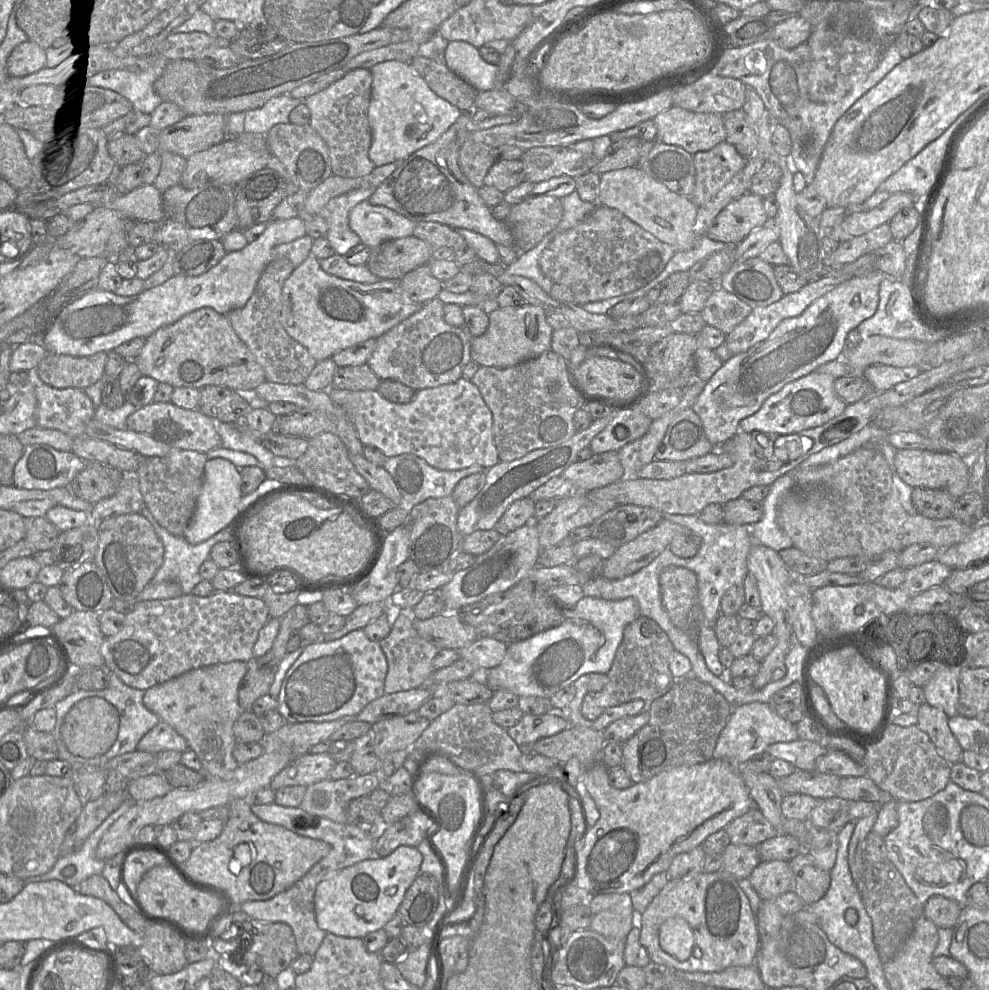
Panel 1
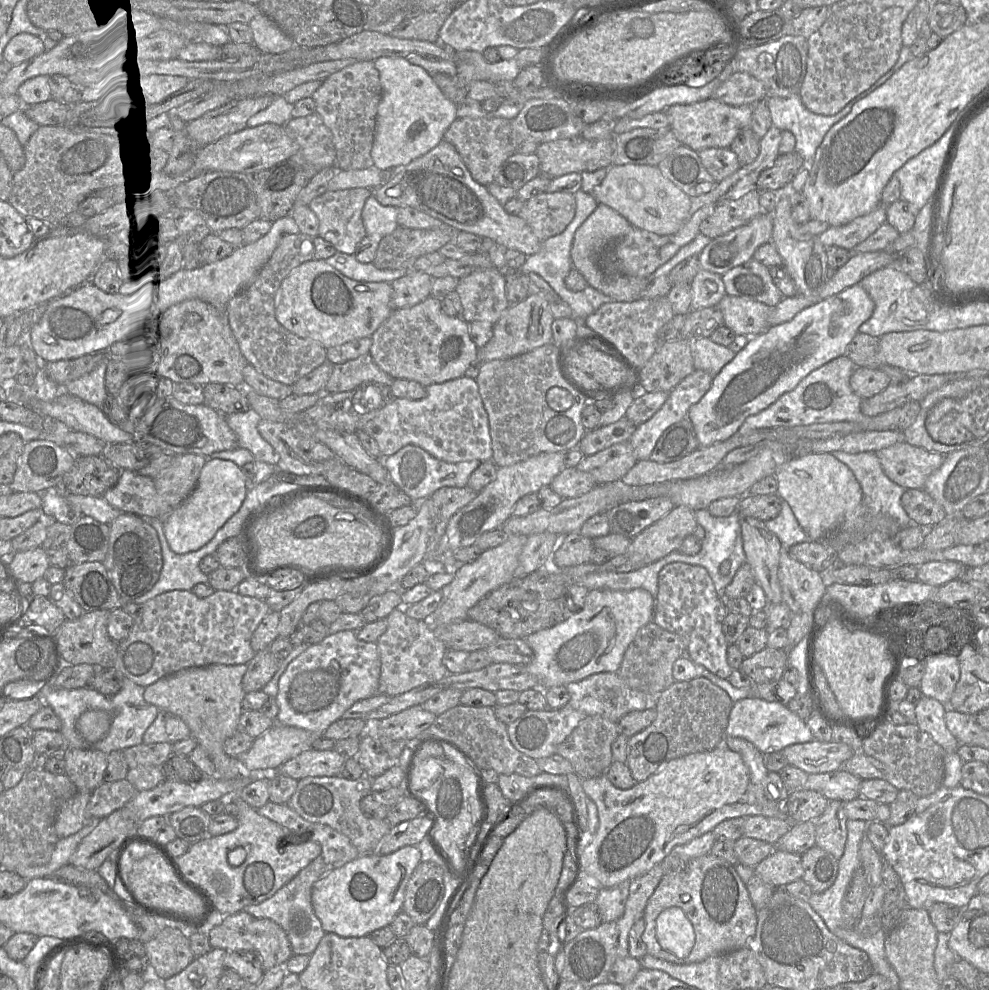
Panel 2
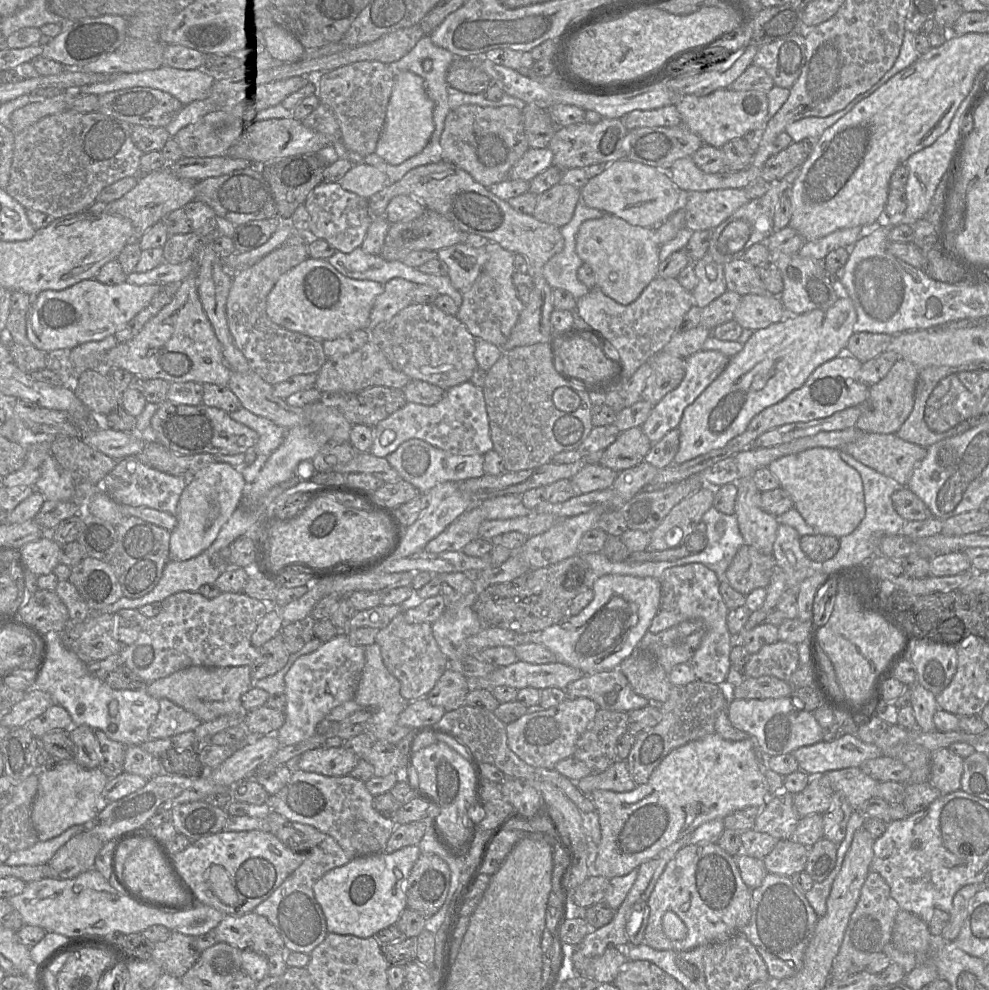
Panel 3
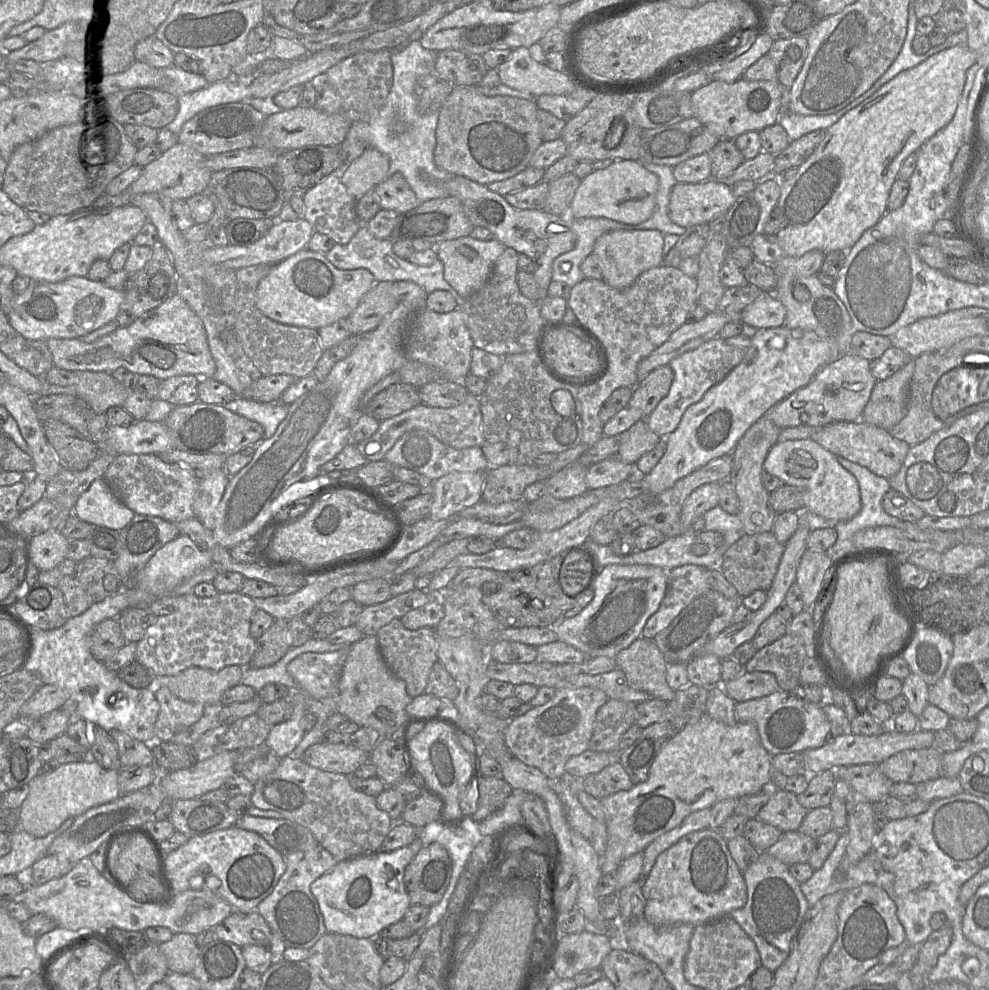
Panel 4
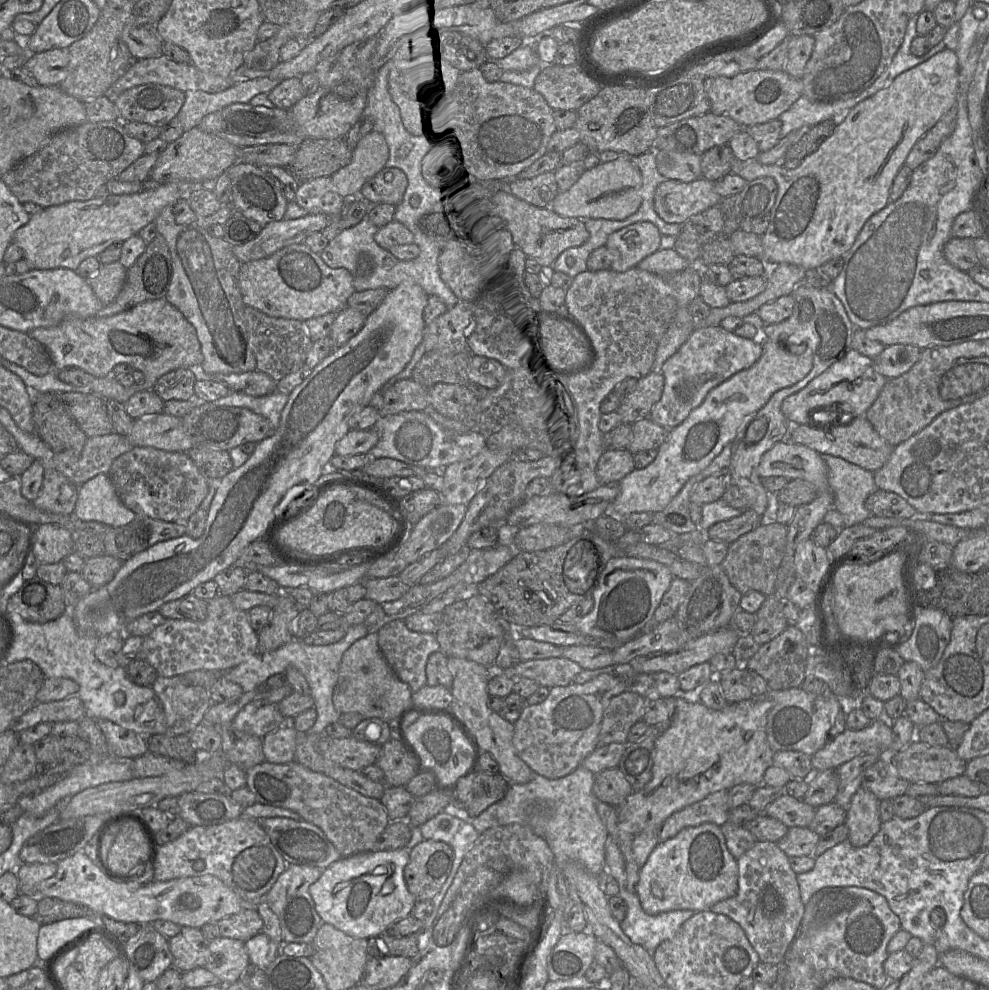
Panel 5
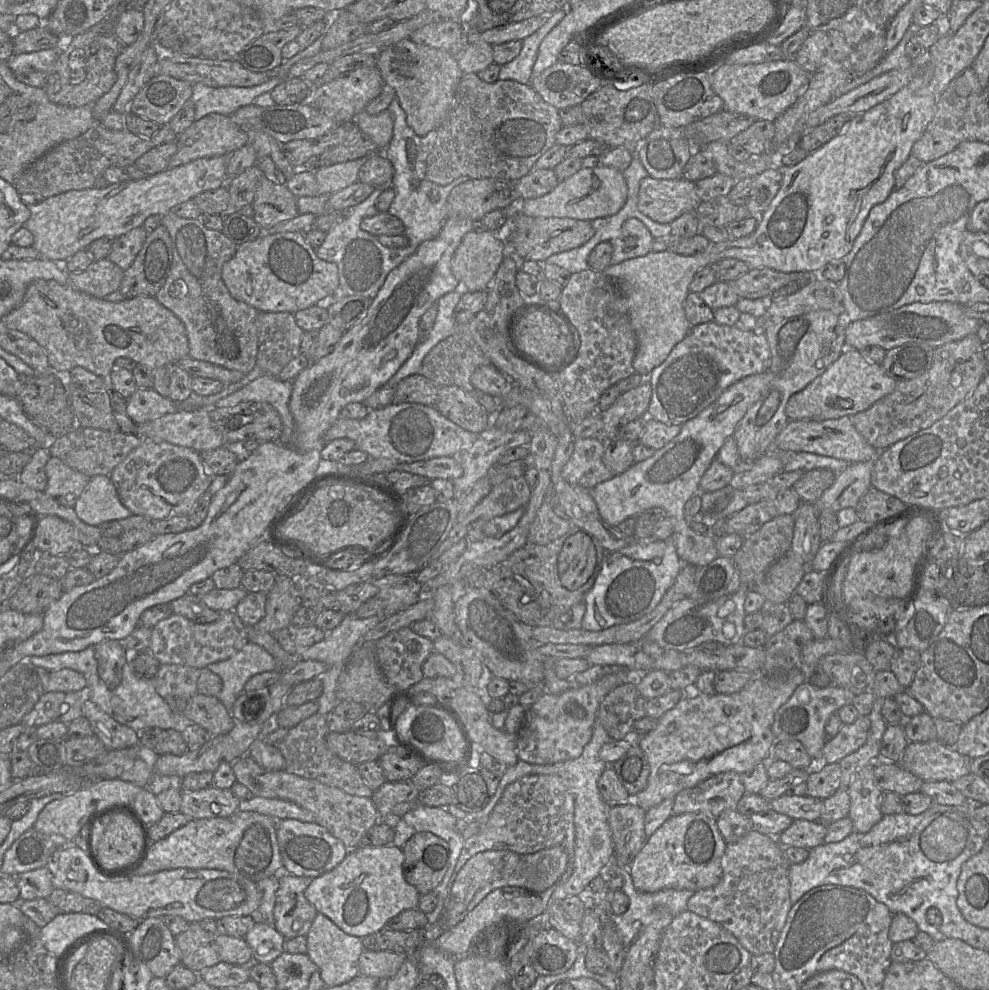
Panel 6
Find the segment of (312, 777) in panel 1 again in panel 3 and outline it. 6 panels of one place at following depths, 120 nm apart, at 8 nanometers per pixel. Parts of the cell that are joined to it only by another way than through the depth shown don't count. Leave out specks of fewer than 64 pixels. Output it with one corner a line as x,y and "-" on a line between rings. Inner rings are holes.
343,746
308,750
299,756
297,768
324,776
349,775
359,757

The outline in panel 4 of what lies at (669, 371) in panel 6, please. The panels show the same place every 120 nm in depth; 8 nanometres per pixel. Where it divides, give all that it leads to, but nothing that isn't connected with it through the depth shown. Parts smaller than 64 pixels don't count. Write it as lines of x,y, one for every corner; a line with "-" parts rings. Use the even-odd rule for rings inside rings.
717,336
672,359
668,365
674,372
674,378
667,396
646,417
649,428
659,437
666,438
677,428
686,409
700,401
709,388
721,382
742,361
745,351

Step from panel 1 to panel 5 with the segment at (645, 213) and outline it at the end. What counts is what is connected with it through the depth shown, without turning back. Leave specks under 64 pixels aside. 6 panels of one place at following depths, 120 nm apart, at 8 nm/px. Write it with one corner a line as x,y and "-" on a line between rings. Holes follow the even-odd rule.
621,156
617,160
600,163
598,166
590,170
585,170
580,178
567,191
558,193
554,197
548,208
560,216
578,218
582,221
585,219
626,219
639,209
642,202
641,173
632,163
630,157
635,156

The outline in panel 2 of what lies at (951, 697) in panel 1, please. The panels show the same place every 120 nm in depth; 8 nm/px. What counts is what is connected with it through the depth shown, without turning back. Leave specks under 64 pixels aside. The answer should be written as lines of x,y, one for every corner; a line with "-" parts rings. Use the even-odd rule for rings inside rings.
937,655
920,662
925,666
919,686
922,694
948,705
960,677
958,657

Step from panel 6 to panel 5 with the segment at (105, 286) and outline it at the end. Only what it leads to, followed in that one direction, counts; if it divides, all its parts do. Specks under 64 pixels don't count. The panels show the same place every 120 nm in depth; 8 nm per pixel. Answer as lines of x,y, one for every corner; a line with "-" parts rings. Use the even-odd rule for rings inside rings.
120,261
102,264
99,270
86,278
96,297
106,306
116,300
127,277
127,268

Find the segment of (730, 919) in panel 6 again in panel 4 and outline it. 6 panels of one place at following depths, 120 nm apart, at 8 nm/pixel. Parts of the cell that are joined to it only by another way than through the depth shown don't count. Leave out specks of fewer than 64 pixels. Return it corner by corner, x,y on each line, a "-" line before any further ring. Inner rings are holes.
766,851
760,853
758,860
743,871
743,877
747,886
747,903
742,908
731,911
729,916
737,921
755,942
762,965
774,973
789,956
793,939
797,935
810,905
801,891
800,883
790,873
789,866

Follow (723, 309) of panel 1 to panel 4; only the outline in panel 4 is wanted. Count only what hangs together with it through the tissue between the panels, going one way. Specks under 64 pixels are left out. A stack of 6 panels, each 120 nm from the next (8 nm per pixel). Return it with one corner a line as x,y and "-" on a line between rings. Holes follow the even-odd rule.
773,293
760,295
741,311
741,322
757,329
784,325
786,308

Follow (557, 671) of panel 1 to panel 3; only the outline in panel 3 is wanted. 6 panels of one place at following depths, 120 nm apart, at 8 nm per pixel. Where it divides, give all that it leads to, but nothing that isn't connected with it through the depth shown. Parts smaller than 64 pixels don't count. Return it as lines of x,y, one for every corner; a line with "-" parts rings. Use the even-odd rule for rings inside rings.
610,574
596,579
592,590
594,597
590,604
579,614
567,616
541,631
538,640
556,656
557,662
577,668
585,675
618,669
620,663
638,648
659,610
661,585
660,580
653,577

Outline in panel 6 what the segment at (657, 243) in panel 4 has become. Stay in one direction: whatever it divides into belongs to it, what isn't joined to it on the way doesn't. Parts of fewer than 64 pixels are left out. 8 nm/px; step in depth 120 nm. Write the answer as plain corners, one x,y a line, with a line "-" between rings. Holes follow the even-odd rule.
628,219
622,226
618,237
610,240
613,253
611,264
645,256
651,251
654,238
648,228
638,219

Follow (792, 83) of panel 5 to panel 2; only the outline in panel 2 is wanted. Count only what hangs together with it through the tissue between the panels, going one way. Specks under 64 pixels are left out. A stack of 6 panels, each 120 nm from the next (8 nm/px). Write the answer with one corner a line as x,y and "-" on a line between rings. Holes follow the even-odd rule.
709,98
691,104
674,104
663,111
669,119
669,128
679,142
698,152
706,148
729,148
743,129
750,128
753,106
730,106

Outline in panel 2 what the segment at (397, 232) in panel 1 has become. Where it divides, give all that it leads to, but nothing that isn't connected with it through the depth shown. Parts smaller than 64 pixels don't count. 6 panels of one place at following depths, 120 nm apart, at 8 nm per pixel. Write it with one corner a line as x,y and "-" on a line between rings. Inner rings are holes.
375,196
366,200
362,210
362,220
366,236
383,238
392,233
397,227
398,208
382,206

